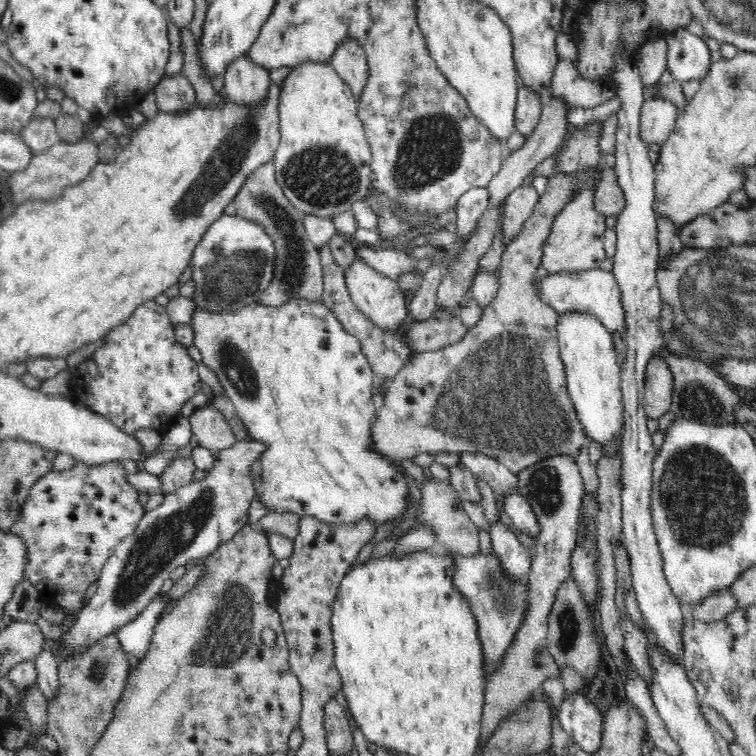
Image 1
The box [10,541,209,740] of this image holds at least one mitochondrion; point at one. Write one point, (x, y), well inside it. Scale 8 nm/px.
(98, 671)

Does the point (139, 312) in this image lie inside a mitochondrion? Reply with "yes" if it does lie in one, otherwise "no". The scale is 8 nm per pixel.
no

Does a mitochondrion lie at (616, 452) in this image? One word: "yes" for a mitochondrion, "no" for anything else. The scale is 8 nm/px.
no

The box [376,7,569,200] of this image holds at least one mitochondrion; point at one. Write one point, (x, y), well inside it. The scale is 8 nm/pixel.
(430, 151)

